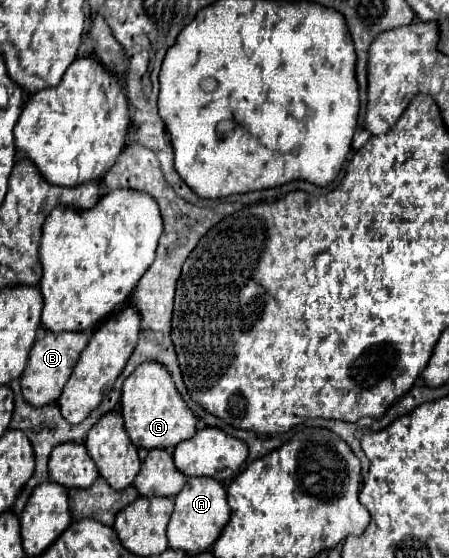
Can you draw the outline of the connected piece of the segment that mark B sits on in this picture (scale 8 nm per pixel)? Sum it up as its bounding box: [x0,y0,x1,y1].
[20,331,88,407]

